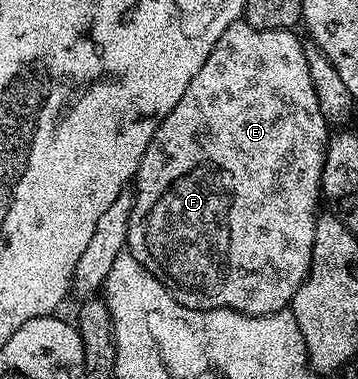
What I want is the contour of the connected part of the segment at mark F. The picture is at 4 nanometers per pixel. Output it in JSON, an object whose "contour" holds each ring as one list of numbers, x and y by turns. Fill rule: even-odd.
{"contour":[[244,19,231,23,231,27,227,27,227,31,223,31,223,35,219,35,219,43,215,43,215,47,211,51,207,63,203,63,203,67,199,67,199,75,195,75,195,79,191,79,191,84,187,86,187,91,183,91,183,99,179,99,179,103,175,103,175,111,171,111,171,115,167,115,167,119,163,119,163,123,155,131,155,135,147,147,147,151,139,163,135,184,131,189,133,206,129,212,129,240,127,242,127,249,128,252,135,255,135,259,139,259,139,263,143,263,143,267,147,267,147,271,151,271,151,275,155,275,155,279,159,279,159,283,163,283,163,287,167,287,169,294,183,307,191,307,192,309,234,309,235,311,246,313,252,317,262,317,263,315,280,313,290,308,295,291,299,291,299,287,305,282,306,275,309,274,309,268,311,267,311,247,315,243,315,223,319,216,317,201,319,205,323,197,321,192,321,176,323,175,323,163,325,162,325,145,329,141,331,127,323,119,323,111,319,111,319,99,315,99,315,86,311,83,311,71,307,67,305,45,303,41,300,41,300,39,296,37,297,35,298,34,291,29,276,29,275,31,256,29,247,24],[257,79,259,79,259,83,271,83,271,81,273,81,273,83,279,83,281,87,291,87,291,101,293,101,293,107,295,107,293,113,297,113,297,127,301,127,301,153,293,153,293,169,283,169,283,167,285,167,283,163,285,163,287,157,277,159,277,163,267,163,267,161,263,161,263,155,255,155,255,153,251,153,251,157,249,157,249,153,225,153,225,133,227,133,227,137,233,135,233,125,231,125,231,119,233,119,233,117,225,111,225,87,247,87,247,85,251,85,251,83,255,85]]}

